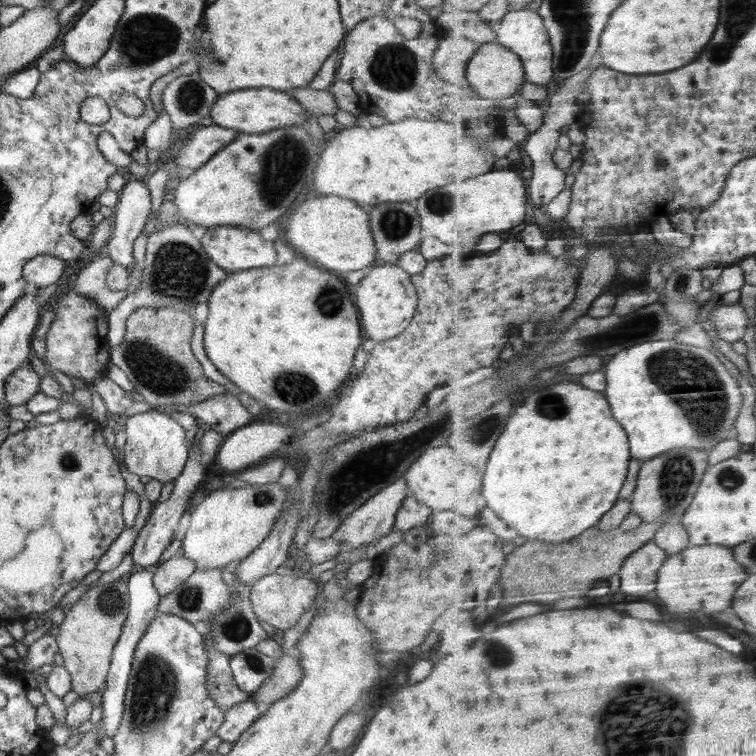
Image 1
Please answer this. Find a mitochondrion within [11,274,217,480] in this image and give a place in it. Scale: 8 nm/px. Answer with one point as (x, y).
(157, 373)

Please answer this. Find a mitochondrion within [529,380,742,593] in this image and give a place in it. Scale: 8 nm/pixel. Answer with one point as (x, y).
(677, 473)

